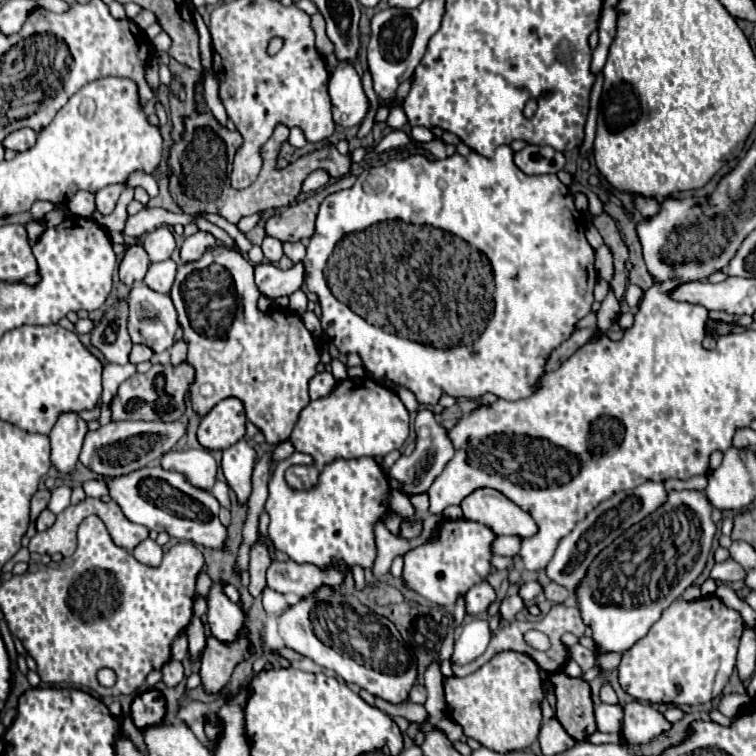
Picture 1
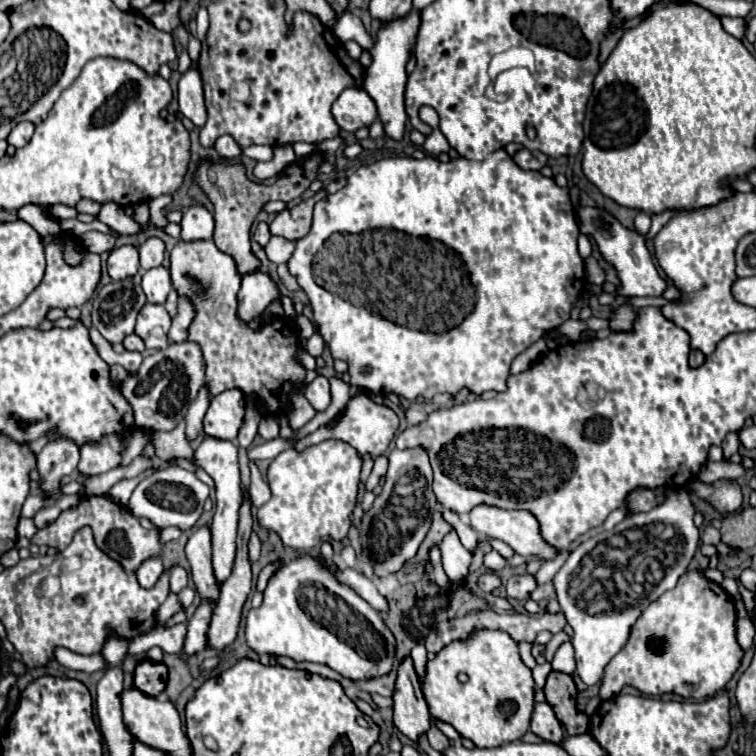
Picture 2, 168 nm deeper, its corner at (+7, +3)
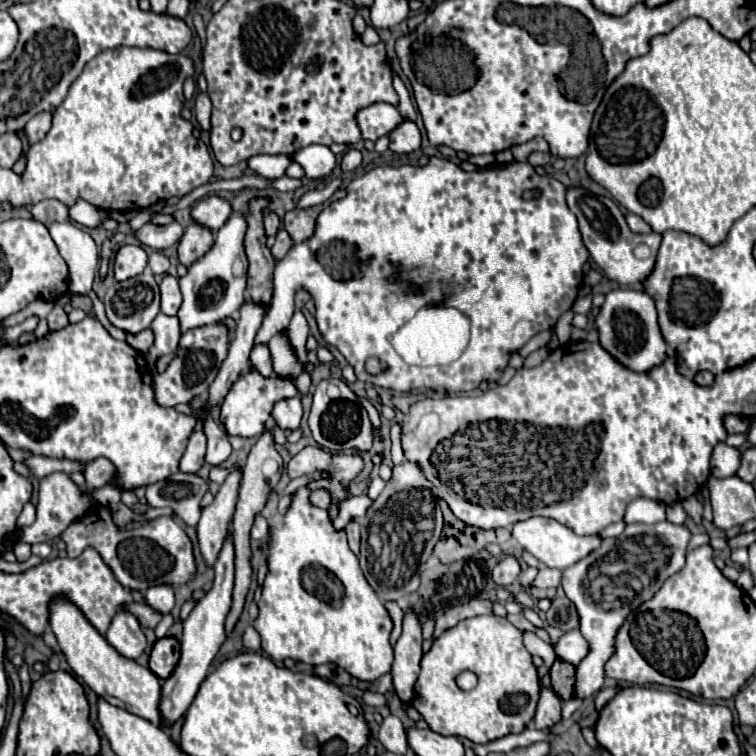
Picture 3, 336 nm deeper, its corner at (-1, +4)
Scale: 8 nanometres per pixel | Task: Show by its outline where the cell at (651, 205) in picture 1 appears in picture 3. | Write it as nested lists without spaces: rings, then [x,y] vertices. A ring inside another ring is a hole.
[[[627,213],[625,219],[627,219],[627,225],[631,227],[631,231],[635,231],[635,233],[651,233],[651,227],[639,215]]]

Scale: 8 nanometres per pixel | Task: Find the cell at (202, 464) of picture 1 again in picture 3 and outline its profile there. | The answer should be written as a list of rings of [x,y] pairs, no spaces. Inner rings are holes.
[[[27,453],[27,457],[23,459],[25,467],[39,479],[51,475],[53,471],[63,471],[63,473],[73,473],[73,471],[83,471],[81,463],[69,461],[69,459],[49,459],[43,455],[31,455]]]

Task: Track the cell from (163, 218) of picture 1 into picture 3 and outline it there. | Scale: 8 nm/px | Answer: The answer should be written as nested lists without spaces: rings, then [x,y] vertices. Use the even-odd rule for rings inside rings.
[[[47,199],[31,207],[31,213],[37,221],[51,225],[53,221],[67,221],[67,207],[61,205],[57,199]]]

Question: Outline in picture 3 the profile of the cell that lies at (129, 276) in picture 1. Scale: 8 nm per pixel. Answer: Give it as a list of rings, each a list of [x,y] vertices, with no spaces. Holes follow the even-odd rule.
[[[123,245],[115,257],[115,279],[131,279],[147,267],[147,253],[139,245]]]

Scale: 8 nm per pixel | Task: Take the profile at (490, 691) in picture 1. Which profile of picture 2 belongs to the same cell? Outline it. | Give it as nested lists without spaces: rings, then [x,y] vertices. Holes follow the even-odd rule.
[[[481,630],[475,632],[473,638],[467,642],[451,642],[435,656],[435,660],[427,662],[427,674],[423,678],[423,694],[429,704],[431,718],[449,722],[463,738],[473,740],[477,748],[503,746],[521,740],[523,734],[529,730],[531,712],[535,708],[533,692],[535,692],[535,684],[531,678],[531,670],[519,658],[515,640],[499,630]],[[459,672],[467,672],[469,682],[461,684],[457,680]]]

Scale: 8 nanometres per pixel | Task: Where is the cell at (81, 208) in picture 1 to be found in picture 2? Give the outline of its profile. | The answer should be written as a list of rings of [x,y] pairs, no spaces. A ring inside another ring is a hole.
[[[89,199],[79,200],[79,204],[75,206],[75,210],[77,210],[78,213],[86,213],[94,217],[97,217],[100,208],[101,204]]]

